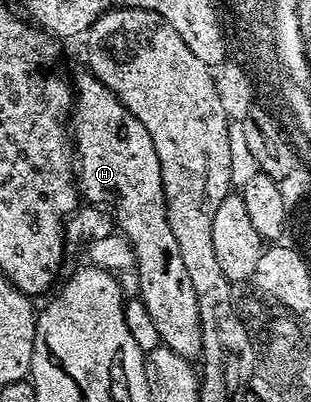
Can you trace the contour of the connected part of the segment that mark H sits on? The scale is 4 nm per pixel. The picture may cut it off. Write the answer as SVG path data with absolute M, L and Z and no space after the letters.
M83 71L79 78L74 78L73 85L77 90L73 145L77 150L77 184L82 200L88 206L102 207L109 211L118 232L131 245L137 262L137 274L139 273L138 296L145 303L149 315L153 315L153 323L157 323L160 342L166 348L177 351L177 355L188 359L198 358L203 352L203 328L197 307L197 291L193 291L193 279L189 279L189 271L185 271L181 247L177 247L177 239L173 239L173 227L169 227L157 147L153 147L149 131L141 127L138 119L92 73Z

